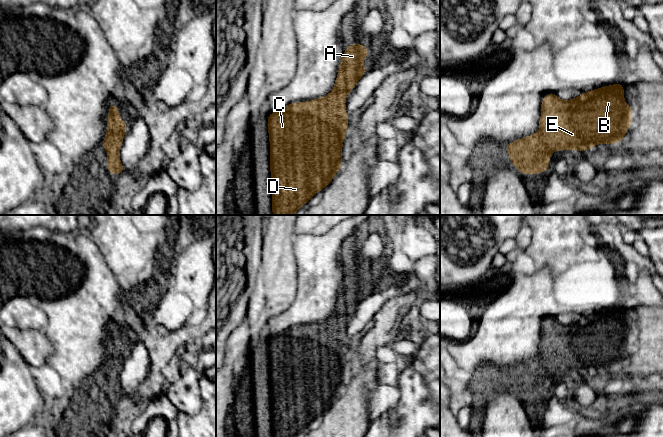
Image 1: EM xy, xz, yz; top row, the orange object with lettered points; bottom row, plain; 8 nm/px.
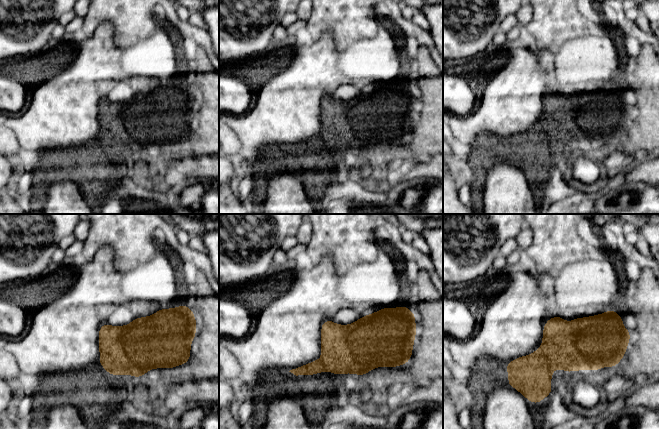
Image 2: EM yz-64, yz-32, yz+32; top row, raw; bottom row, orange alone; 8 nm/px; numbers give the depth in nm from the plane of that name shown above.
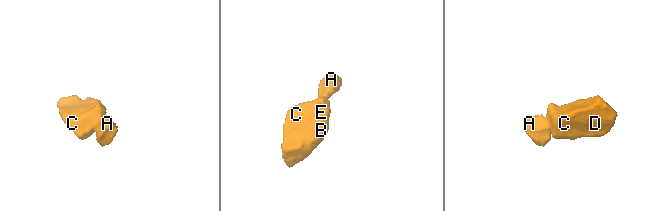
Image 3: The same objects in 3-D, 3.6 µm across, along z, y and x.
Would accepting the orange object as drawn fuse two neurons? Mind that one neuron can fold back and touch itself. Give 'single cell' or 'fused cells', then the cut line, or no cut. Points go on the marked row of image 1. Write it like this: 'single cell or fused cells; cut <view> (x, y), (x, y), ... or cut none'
single cell; cut none

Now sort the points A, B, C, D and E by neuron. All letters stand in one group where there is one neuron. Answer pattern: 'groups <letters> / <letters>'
groups A B C D E

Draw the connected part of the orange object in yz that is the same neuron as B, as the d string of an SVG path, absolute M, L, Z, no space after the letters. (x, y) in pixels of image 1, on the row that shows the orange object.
M614 84L583 93L570 101L562 101L555 94L547 94L541 105L540 131L508 143L505 148L509 151L509 161L526 175L539 174L548 170L553 150L584 151L599 143L620 142L631 126L633 114L633 109L624 101L623 90L623 84Z

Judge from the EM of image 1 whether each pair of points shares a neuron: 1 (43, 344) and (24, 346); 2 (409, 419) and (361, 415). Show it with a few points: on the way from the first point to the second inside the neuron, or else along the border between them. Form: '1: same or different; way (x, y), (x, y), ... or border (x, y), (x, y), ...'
1: same; way (38, 346), (29, 346)
2: different; border (371, 422), (368, 426)

